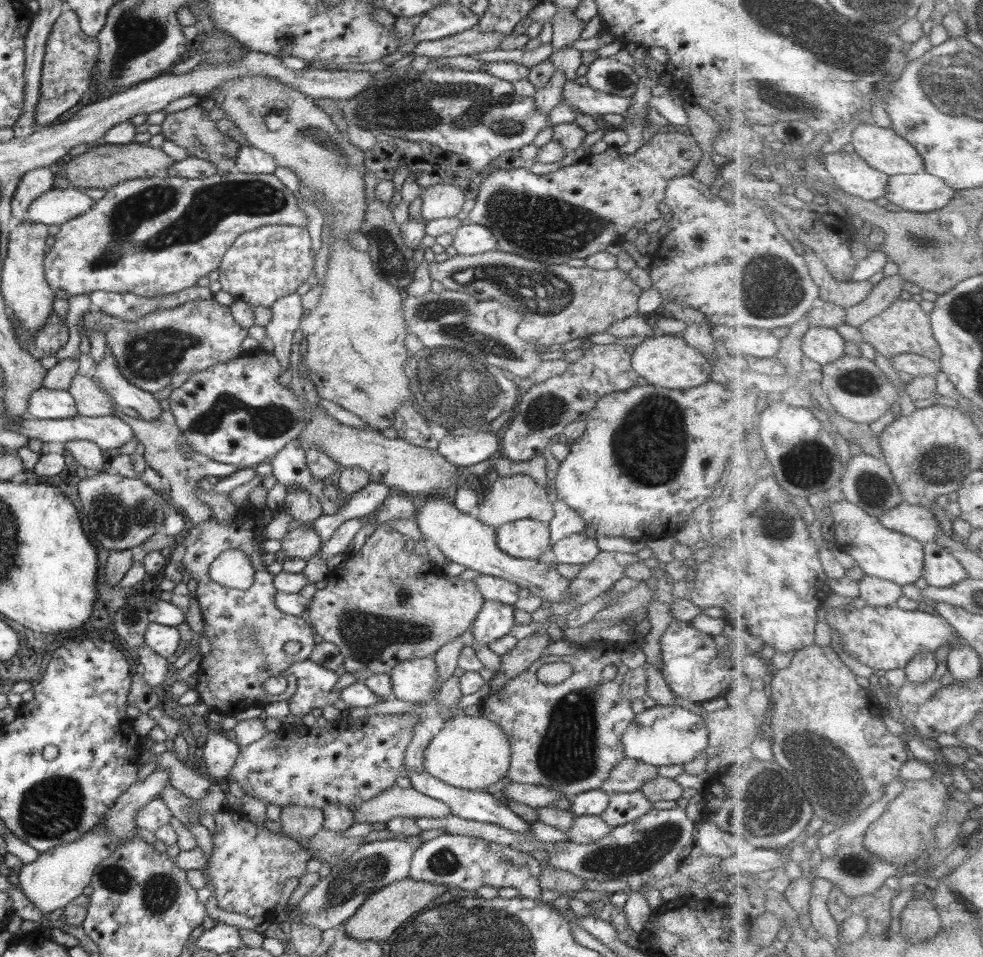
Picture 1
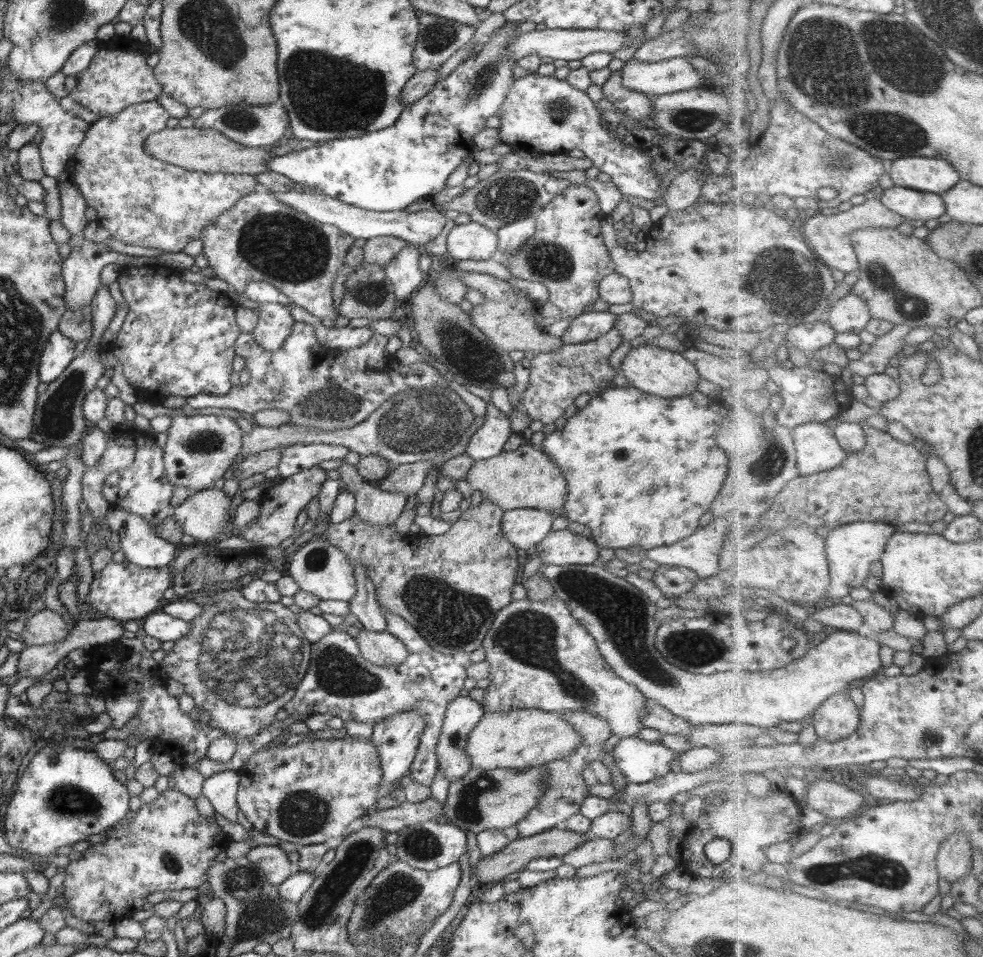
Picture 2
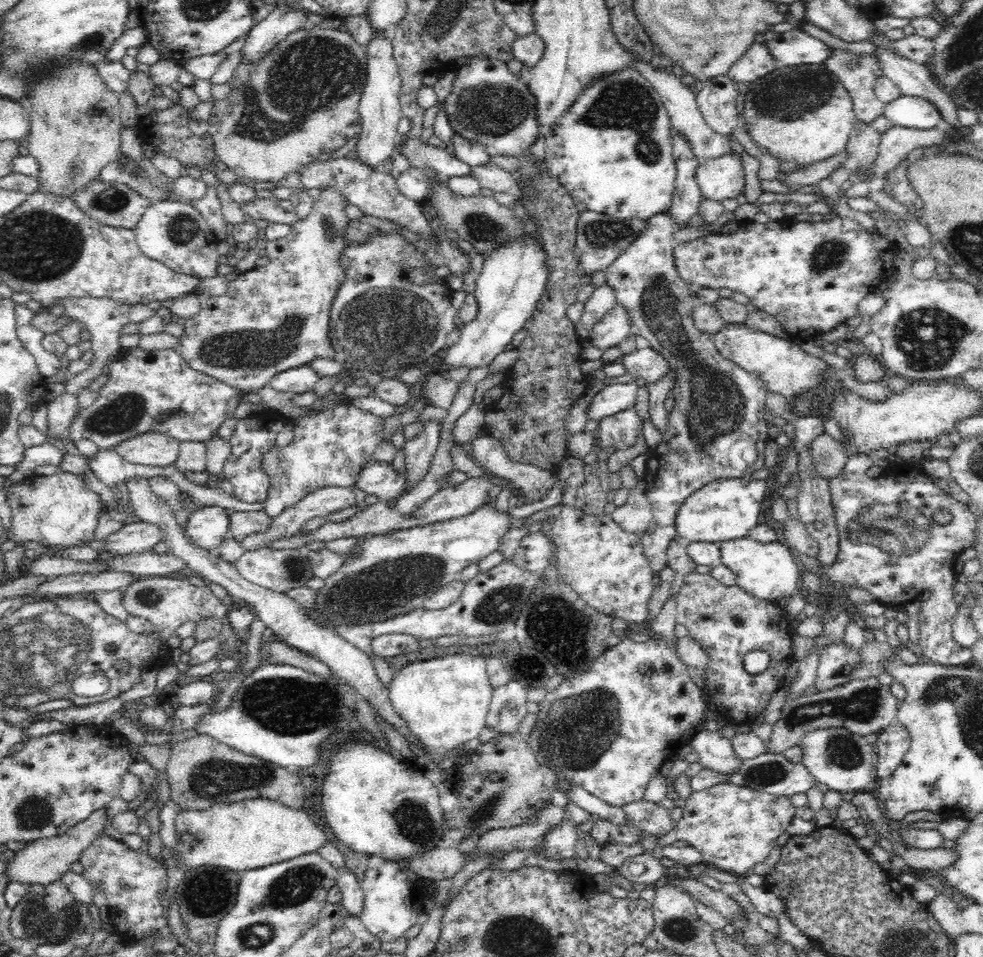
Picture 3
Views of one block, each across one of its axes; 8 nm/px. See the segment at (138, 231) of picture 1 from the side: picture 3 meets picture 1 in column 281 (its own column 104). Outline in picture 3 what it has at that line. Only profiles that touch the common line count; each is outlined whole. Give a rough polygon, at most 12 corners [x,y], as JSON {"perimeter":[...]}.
{"perimeter":[[96,177],[69,197],[106,226],[134,229],[151,204],[126,179]]}

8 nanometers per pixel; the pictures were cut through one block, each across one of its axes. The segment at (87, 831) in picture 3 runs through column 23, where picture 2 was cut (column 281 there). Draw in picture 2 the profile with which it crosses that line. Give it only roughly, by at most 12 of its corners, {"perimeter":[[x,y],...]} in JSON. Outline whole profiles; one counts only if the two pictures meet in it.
{"perimeter":[[258,845],[247,858],[276,887],[298,872],[279,846]]}

